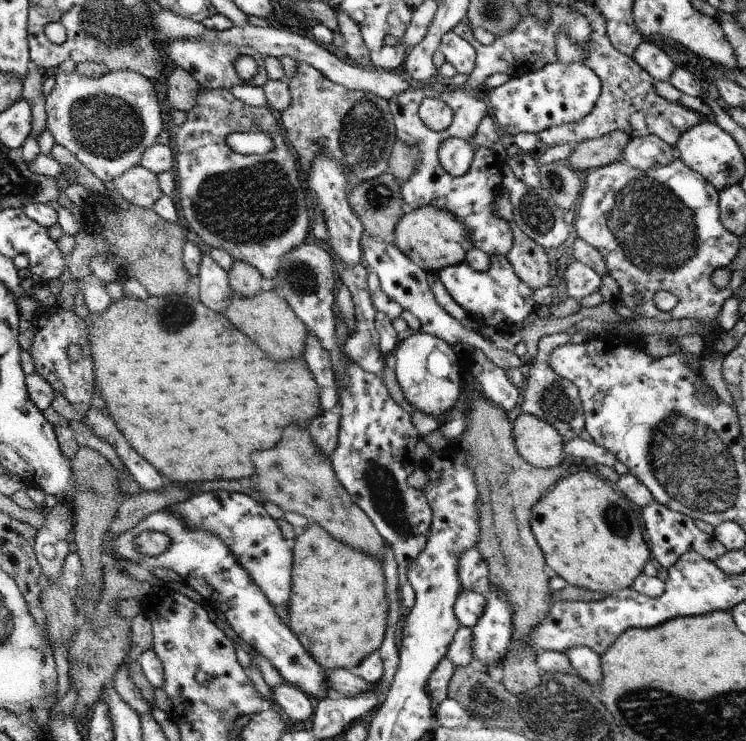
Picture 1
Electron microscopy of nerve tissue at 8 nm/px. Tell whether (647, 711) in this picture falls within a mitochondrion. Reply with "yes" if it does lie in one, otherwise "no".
yes

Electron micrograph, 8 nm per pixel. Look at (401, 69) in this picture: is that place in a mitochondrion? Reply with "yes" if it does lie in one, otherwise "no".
no

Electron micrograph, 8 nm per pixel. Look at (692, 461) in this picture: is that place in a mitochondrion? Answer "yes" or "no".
yes

